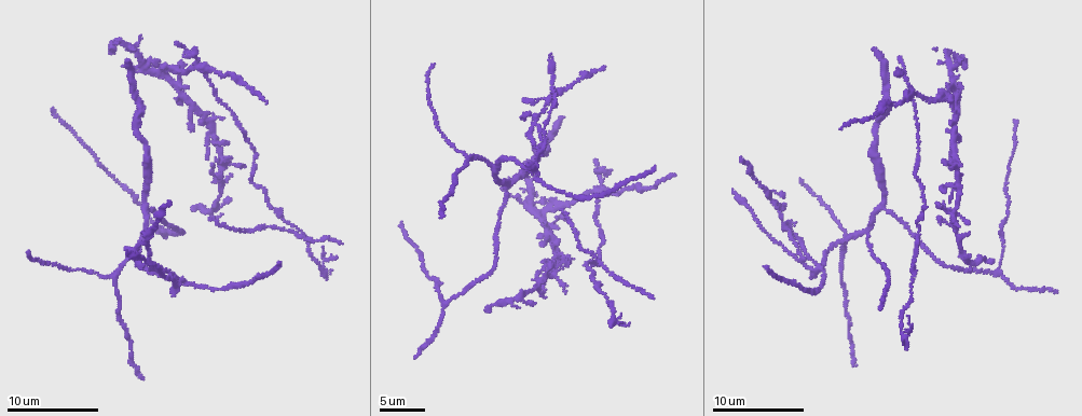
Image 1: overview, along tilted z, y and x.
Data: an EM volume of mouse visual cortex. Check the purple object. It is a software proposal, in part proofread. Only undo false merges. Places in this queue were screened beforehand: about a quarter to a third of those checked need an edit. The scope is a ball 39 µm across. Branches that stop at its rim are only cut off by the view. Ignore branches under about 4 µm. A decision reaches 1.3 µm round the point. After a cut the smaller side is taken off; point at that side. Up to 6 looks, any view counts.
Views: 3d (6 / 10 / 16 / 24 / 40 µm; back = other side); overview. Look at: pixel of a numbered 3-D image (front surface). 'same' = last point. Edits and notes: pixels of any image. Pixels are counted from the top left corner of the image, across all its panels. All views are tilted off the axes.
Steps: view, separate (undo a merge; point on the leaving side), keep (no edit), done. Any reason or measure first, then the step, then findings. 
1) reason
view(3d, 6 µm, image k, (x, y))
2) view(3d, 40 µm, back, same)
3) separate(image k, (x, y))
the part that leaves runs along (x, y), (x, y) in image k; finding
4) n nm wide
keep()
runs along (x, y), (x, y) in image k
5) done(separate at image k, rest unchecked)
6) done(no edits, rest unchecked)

thin arm on a thick one
view(3d, 16 µm, image 1, (543, 207))

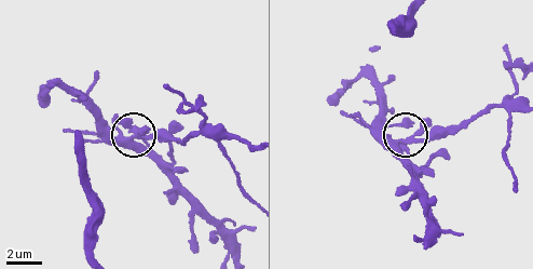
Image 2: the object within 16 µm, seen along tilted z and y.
4 arms
separate(image 2, (433, 134))
the part that leaves runs along (412, 142), (456, 133), (502, 108), (514, 184) in image 2; a second neuron is stuck on

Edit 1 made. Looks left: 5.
three-way junction
view(3d, 6 µm, image 1, (444, 302))

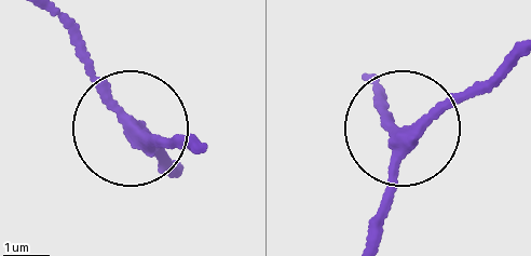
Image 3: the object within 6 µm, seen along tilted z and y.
keep()
continuous, no second neuron

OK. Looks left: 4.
looks like a crossing
view(3d, 6 µm, image 1, (955, 207))

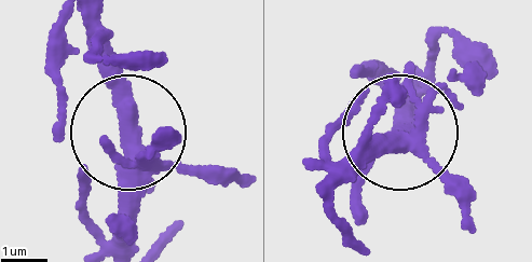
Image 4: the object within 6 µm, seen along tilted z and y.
view(3d, 6 µm, back, image 4, (133, 134))

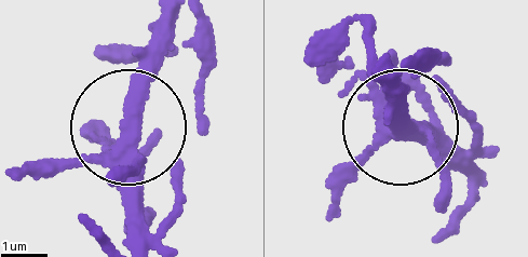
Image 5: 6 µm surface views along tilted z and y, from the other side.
keep()
runs along (138, 132), (131, 104), (159, 27) in image 5; all the same neuron

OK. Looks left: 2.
done(separate at image 2, rest unchecked)

